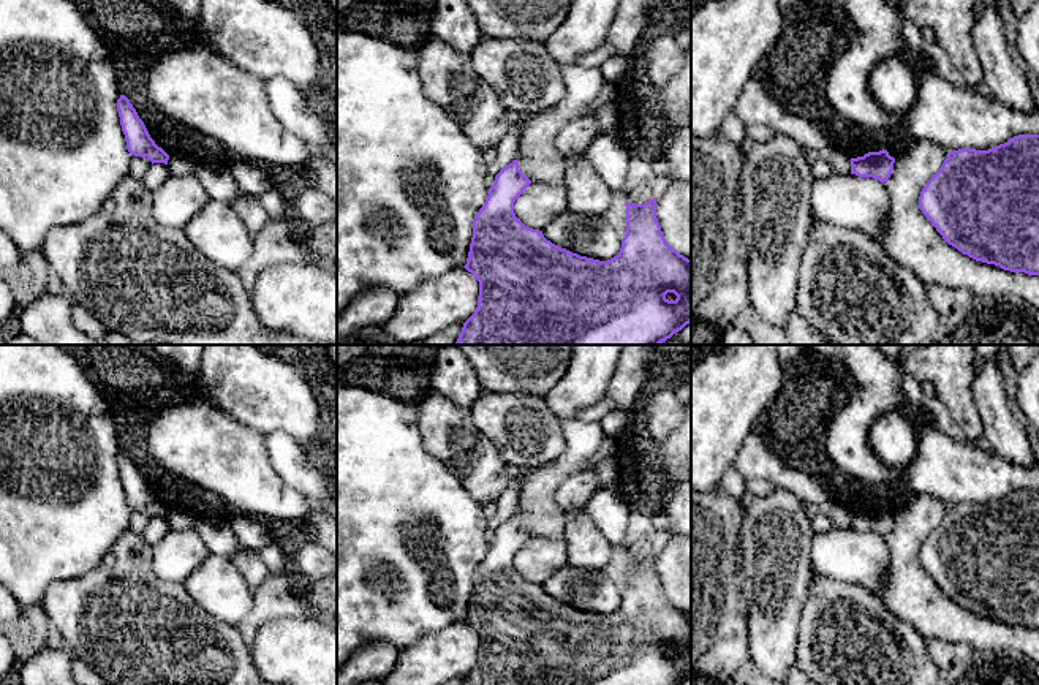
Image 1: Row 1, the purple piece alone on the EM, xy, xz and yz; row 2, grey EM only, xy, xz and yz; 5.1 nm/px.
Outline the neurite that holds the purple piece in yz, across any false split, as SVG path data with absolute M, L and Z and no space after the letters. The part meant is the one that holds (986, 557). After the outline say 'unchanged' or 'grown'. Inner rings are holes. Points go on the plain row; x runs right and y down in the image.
M1018 489L988 505L965 501L949 506L941 524L922 543L919 563L963 609L1004 625L1039 630L1039 489Z | unchanged

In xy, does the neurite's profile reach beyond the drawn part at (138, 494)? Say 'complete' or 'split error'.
complete

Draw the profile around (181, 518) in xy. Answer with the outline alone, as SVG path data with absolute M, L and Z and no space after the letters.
M187 508L169 509L168 520L172 528L193 528L198 516Z

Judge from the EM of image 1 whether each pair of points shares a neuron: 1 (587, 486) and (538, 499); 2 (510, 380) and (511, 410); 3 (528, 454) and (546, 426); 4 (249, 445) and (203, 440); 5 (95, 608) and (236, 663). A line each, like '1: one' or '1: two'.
1: two
2: two
3: one
4: one
5: one

